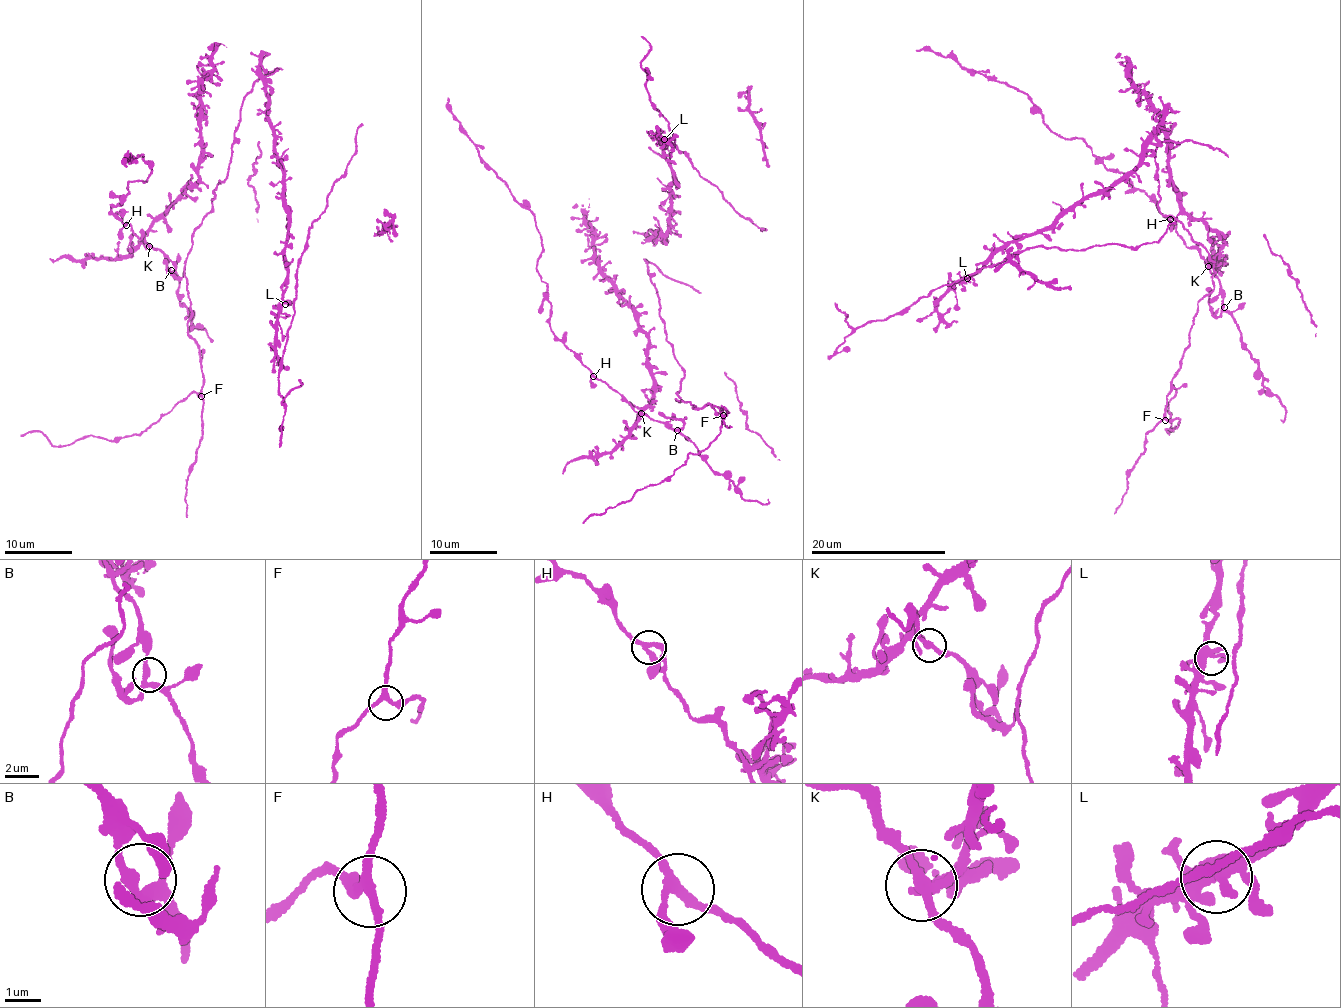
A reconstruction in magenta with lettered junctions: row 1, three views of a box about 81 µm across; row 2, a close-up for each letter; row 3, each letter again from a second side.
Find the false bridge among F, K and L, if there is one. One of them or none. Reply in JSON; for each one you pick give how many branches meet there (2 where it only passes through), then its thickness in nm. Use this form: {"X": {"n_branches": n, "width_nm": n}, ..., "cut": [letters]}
{"K": {"n_branches": 3, "width_nm": 240}, "cut": ["K"]}

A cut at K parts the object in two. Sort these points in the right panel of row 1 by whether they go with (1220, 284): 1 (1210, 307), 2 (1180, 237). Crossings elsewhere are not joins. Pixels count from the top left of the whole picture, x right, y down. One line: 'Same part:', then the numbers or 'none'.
Same part: 1, 2

